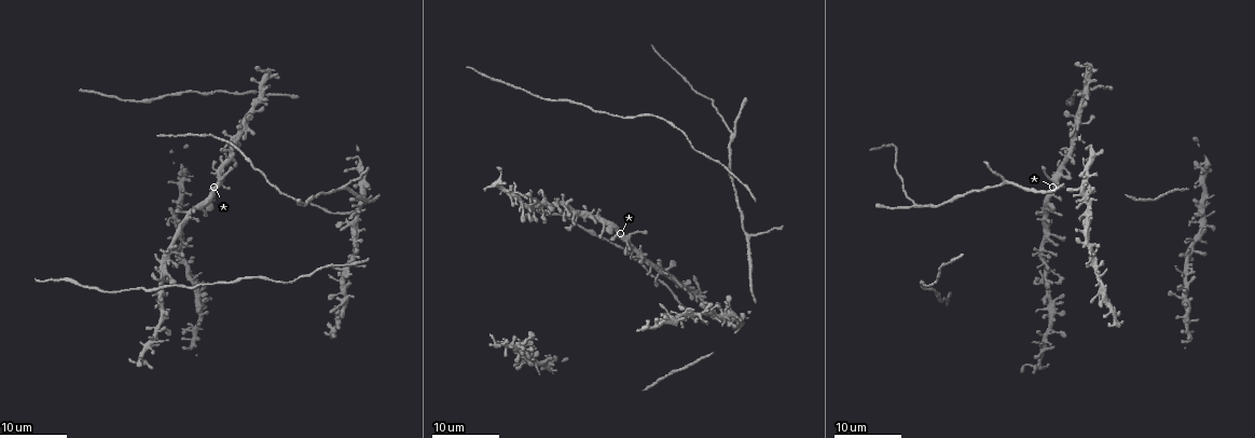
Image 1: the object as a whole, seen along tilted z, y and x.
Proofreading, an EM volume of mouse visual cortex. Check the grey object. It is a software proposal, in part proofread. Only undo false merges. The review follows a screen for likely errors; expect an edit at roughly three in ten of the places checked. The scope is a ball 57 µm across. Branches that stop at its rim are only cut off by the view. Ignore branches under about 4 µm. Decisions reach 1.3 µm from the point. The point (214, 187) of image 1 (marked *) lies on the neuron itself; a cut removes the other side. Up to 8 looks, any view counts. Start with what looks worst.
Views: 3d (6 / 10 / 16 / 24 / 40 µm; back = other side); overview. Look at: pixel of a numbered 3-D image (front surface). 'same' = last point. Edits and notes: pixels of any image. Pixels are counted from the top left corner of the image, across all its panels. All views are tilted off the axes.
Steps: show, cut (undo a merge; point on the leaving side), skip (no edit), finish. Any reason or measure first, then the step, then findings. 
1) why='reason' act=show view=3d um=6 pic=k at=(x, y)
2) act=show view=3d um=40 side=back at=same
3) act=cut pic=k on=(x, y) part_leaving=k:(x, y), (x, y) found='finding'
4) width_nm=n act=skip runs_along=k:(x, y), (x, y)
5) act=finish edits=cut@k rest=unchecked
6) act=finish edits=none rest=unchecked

act=show view=3d um=16 pic=1 at=(223, 179)

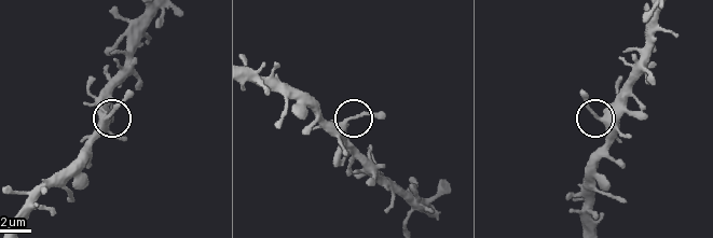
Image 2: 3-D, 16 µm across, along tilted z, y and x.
act=show view=3d um=10 pic=2 at=(598, 116)

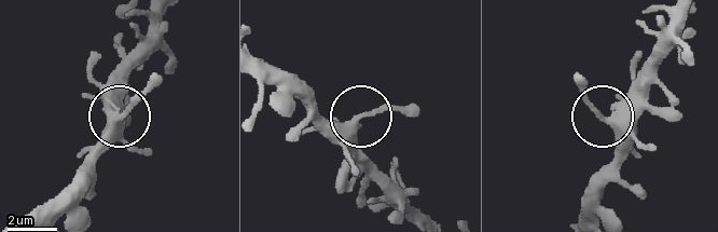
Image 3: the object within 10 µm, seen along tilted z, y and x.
act=skip runs_along=3:(616, 146), (612, 128), (577, 72) found='one neuron here'

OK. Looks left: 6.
why='three-way junction' act=show view=3d um=16 pic=1 at=(345, 188)

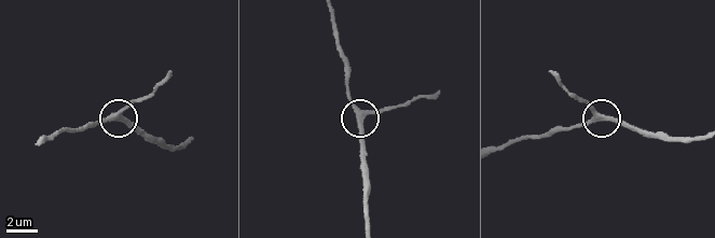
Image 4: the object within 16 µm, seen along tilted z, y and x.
why='zoom in' act=show view=3d um=10 pic=4 at=(118, 115)

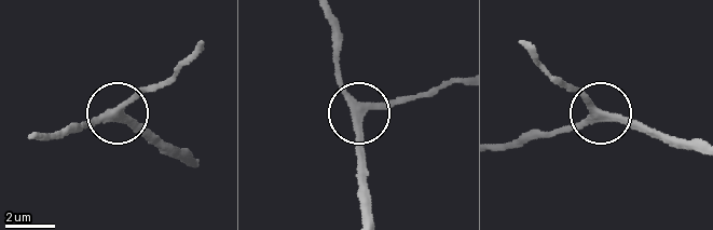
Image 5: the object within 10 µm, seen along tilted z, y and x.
arms=3 act=skip found='continuous, no second neuron'

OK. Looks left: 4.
act=show view=3d um=16 pic=1 at=(733, 132)

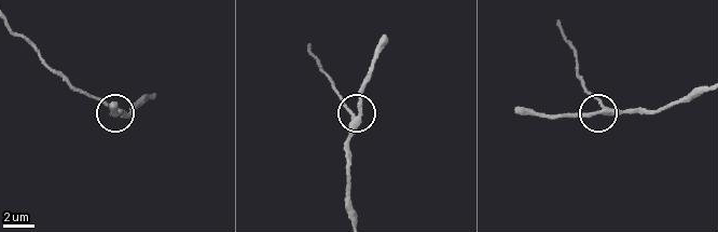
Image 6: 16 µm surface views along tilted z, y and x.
act=show view=3d um=6 pic=6 at=(358, 116)

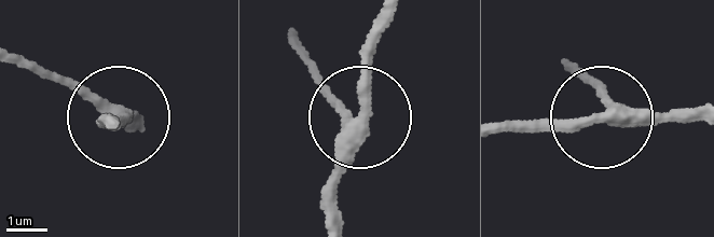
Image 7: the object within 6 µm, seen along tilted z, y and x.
why='from behind' act=show view=3d um=6 side=back pic=7 at=(608, 112)

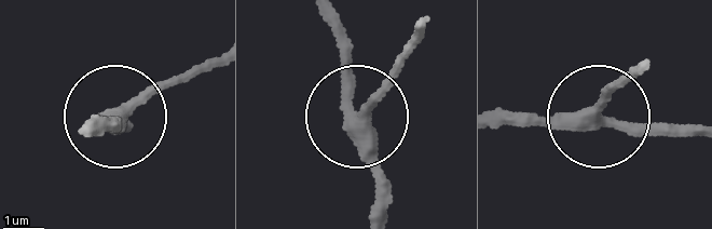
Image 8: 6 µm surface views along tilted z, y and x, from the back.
width_nm=320 act=skip found='continuous, no second neuron'

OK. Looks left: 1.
act=finish edits=none rest=unchecked

